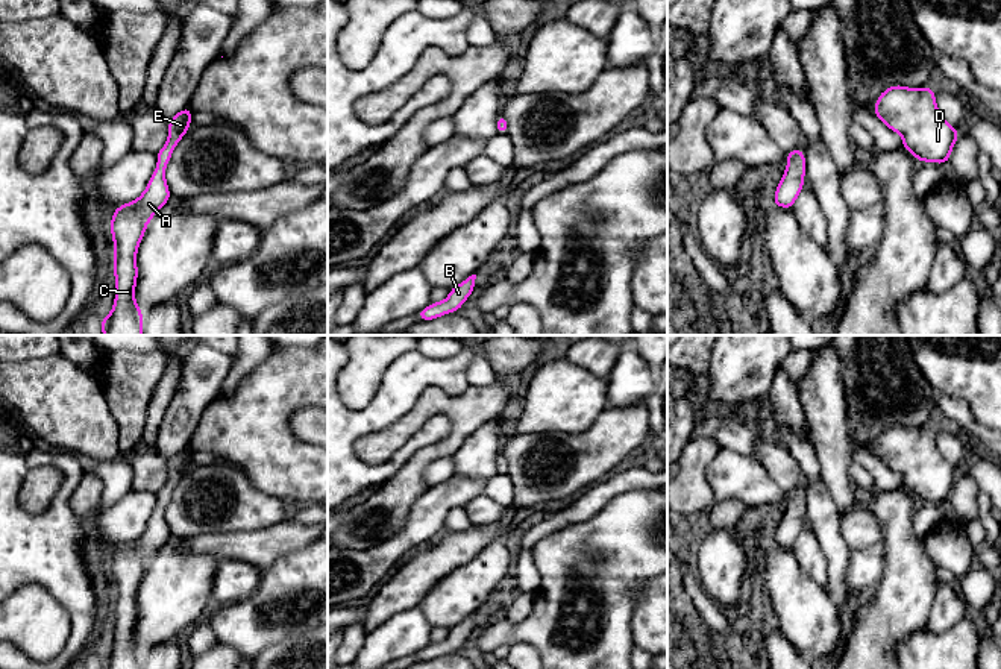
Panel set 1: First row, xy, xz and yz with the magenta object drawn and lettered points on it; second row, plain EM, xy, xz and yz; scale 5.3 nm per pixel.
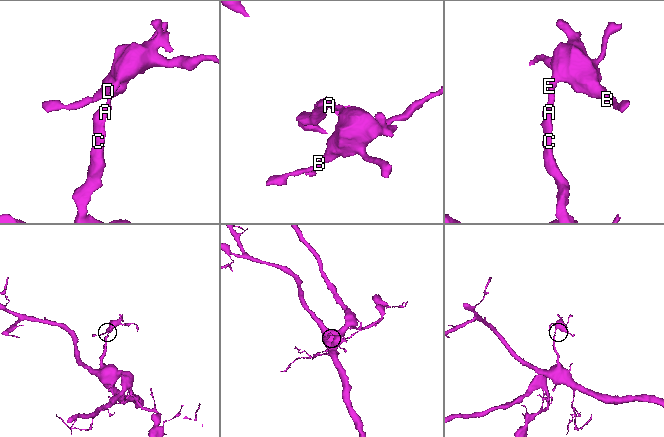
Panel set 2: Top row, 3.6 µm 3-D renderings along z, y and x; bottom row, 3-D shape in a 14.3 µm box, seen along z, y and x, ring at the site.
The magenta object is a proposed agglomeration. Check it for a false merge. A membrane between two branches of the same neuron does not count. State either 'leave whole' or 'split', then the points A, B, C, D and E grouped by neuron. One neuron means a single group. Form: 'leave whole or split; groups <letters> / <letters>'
leave whole; groups A B C D E

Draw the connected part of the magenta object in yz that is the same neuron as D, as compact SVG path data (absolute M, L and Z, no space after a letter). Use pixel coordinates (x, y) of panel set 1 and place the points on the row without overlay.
M893 425L878 435L874 454L902 476L902 488L919 502L948 505L960 470L939 452L931 426Z

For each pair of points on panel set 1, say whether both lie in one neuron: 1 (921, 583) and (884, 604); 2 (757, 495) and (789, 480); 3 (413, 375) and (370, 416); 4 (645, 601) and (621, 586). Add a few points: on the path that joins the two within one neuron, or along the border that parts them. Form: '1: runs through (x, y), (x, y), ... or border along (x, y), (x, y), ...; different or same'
1: runs through (912, 587), (894, 604); same
2: border along (754, 458), (786, 492); different
3: runs through (402, 386), (381, 407); same
4: border along (651, 578), (634, 590), (630, 630); different

